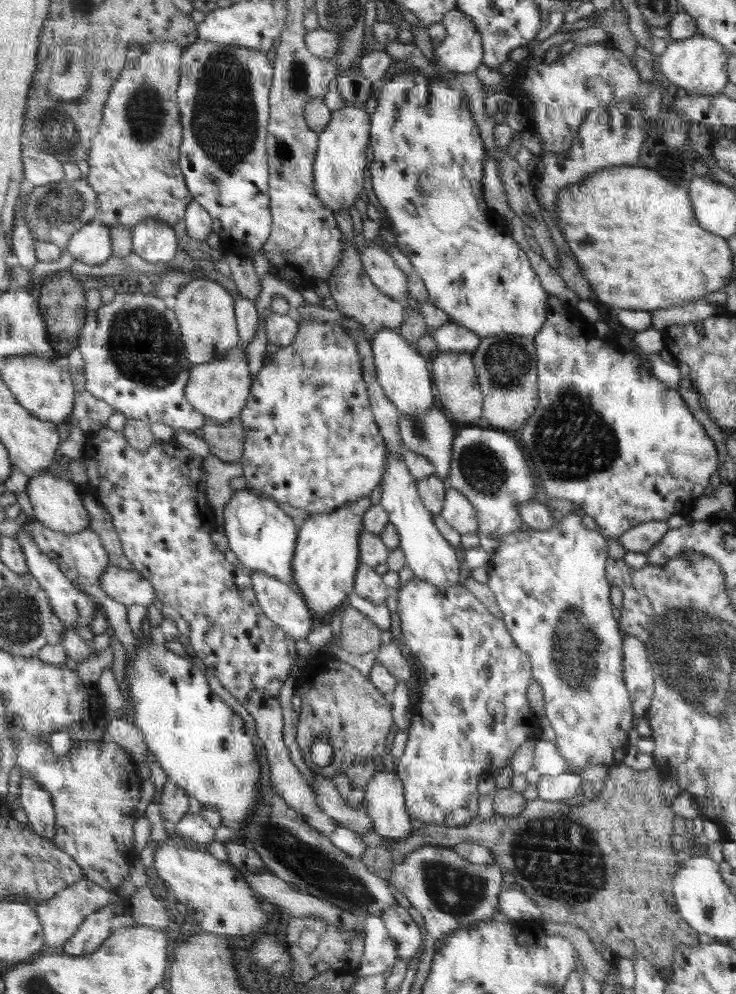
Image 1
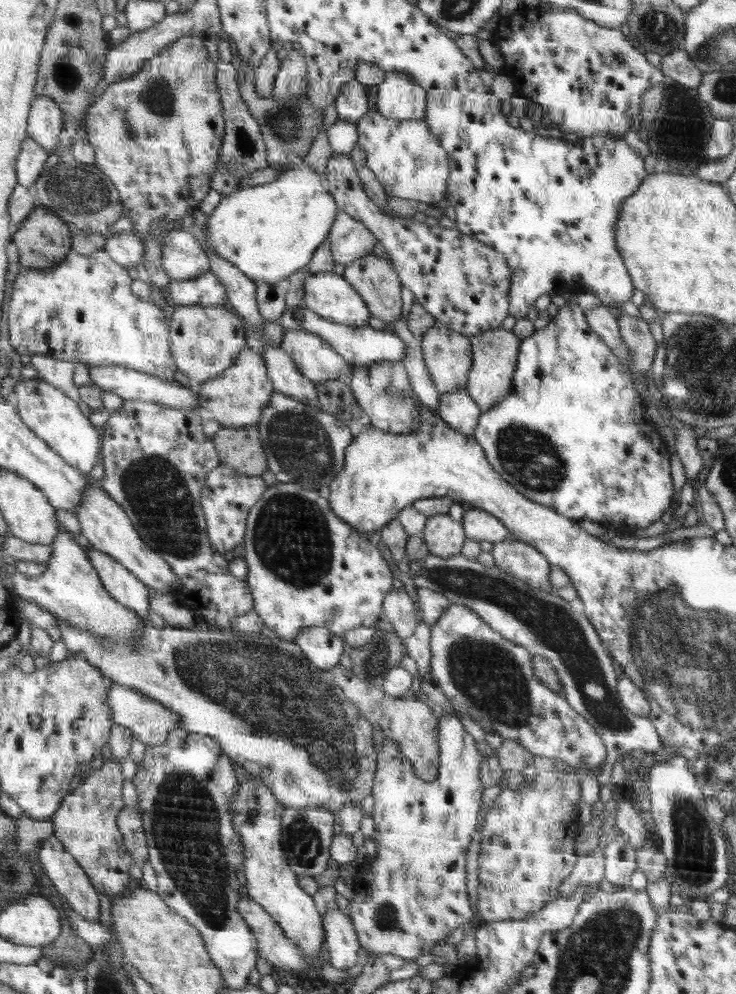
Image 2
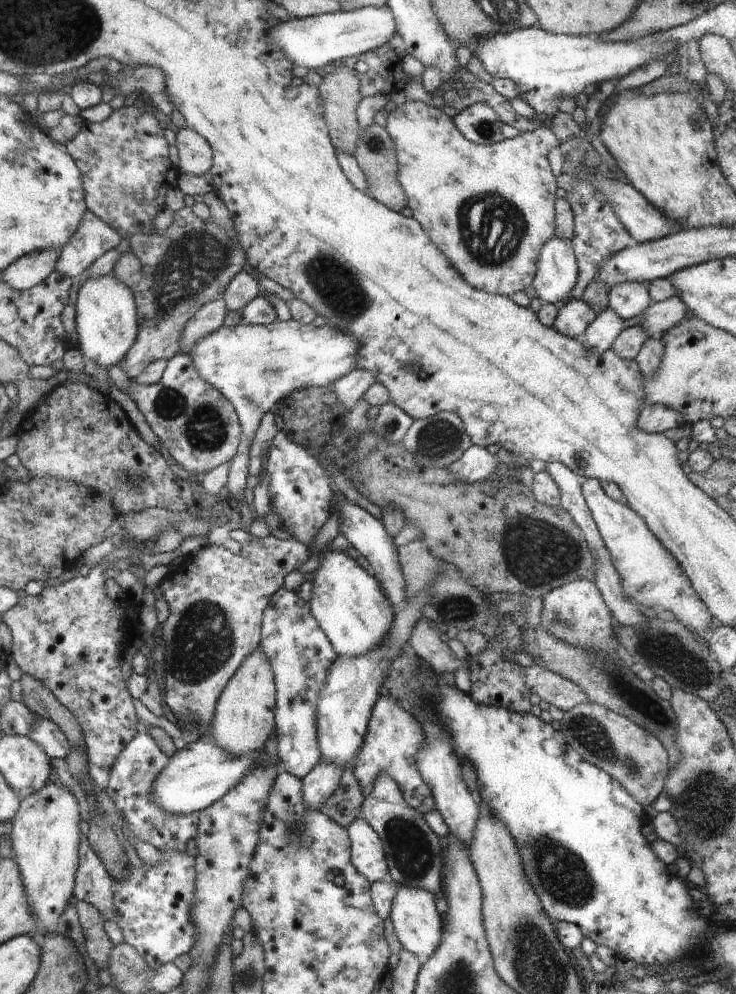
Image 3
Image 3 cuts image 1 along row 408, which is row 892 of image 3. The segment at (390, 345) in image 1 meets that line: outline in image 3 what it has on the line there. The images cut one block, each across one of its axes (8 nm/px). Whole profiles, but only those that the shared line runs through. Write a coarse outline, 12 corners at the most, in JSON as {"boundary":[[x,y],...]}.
{"boundary":[[397,885],[389,920],[421,960],[438,950],[442,920],[431,892]]}

